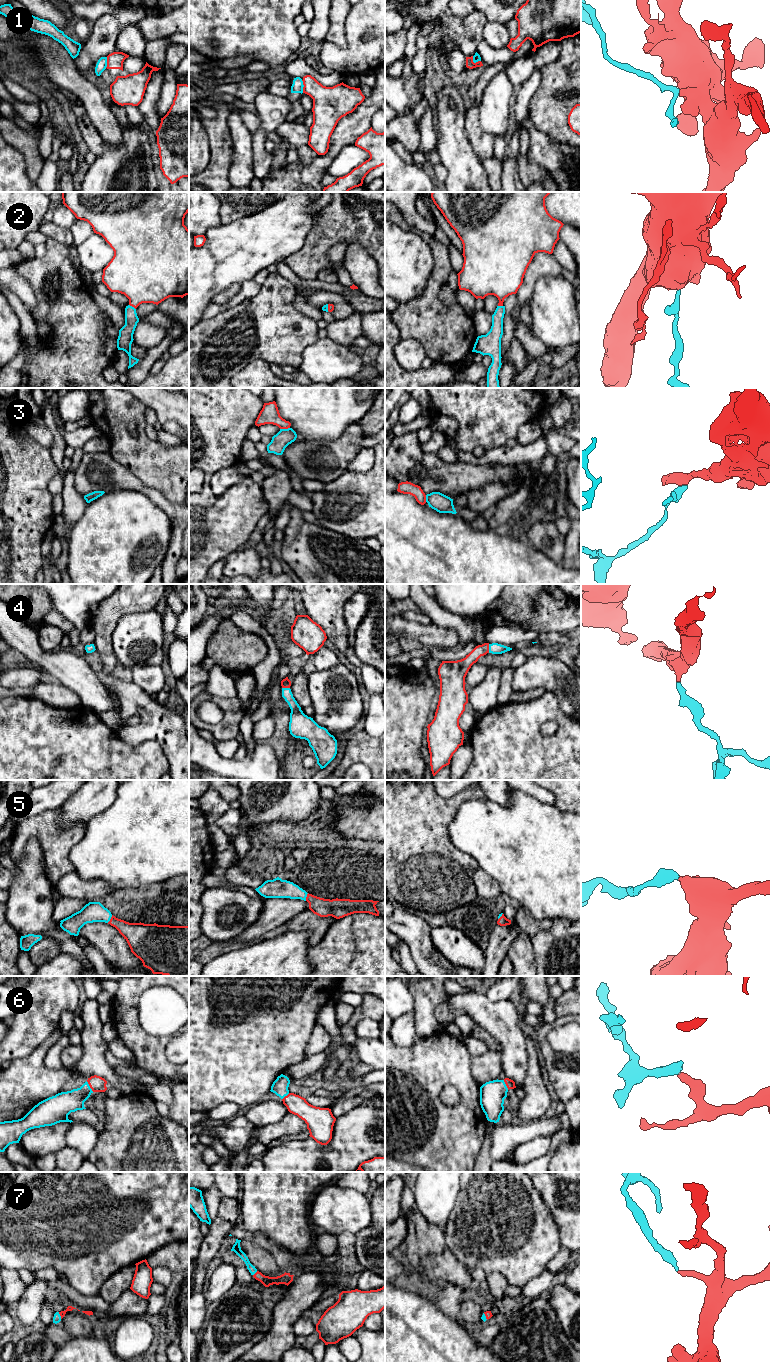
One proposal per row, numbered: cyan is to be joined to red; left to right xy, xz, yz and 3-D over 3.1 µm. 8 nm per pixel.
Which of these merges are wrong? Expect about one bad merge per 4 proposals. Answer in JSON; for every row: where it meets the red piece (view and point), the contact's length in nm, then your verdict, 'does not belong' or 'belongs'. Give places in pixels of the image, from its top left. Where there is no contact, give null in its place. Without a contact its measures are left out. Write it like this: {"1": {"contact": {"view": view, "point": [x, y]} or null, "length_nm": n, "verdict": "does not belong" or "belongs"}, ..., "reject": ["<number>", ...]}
{"1": {"contact": {"view": "yz", "point": [473, 62]}, "length_nm": 80, "verdict": "does not belong"}, "2": {"contact": {"view": "xy", "point": [132, 306]}, "length_nm": 70, "verdict": "belongs"}, "3": {"contact": {"view": "xz", "point": [284, 428]}, "length_nm": 80, "verdict": "does not belong"}, "4": {"contact": {"view": "yz", "point": [488, 648]}, "length_nm": 70, "verdict": "belongs"}, "5": {"contact": {"view": "xy", "point": [110, 919]}, "length_nm": 80, "verdict": "belongs"}, "6": {"contact": {"view": "xy", "point": [89, 1085]}, "length_nm": 110, "verdict": "belongs"}, "7": {"contact": {"view": "xy", "point": [60, 1315]}, "length_nm": 60, "verdict": "belongs"}, "reject": ["1", "3"]}

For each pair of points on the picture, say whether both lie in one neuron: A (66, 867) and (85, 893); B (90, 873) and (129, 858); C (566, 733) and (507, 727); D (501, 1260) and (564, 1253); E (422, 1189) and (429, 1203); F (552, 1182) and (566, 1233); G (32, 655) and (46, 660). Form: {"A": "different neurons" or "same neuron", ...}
{"A": "different neurons", "B": "same neuron", "C": "same neuron", "D": "different neurons", "E": "same neuron", "F": "same neuron", "G": "same neuron"}

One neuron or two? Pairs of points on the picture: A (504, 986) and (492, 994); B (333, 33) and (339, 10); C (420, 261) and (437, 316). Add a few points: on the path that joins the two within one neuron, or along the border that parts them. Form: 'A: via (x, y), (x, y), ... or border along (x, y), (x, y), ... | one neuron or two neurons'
A: via (501, 989), (495, 992) | one neuron
B: via (336, 27), (338, 16) | one neuron
C: border along (434, 260), (434, 265), (423, 293), (411, 300) | two neurons

